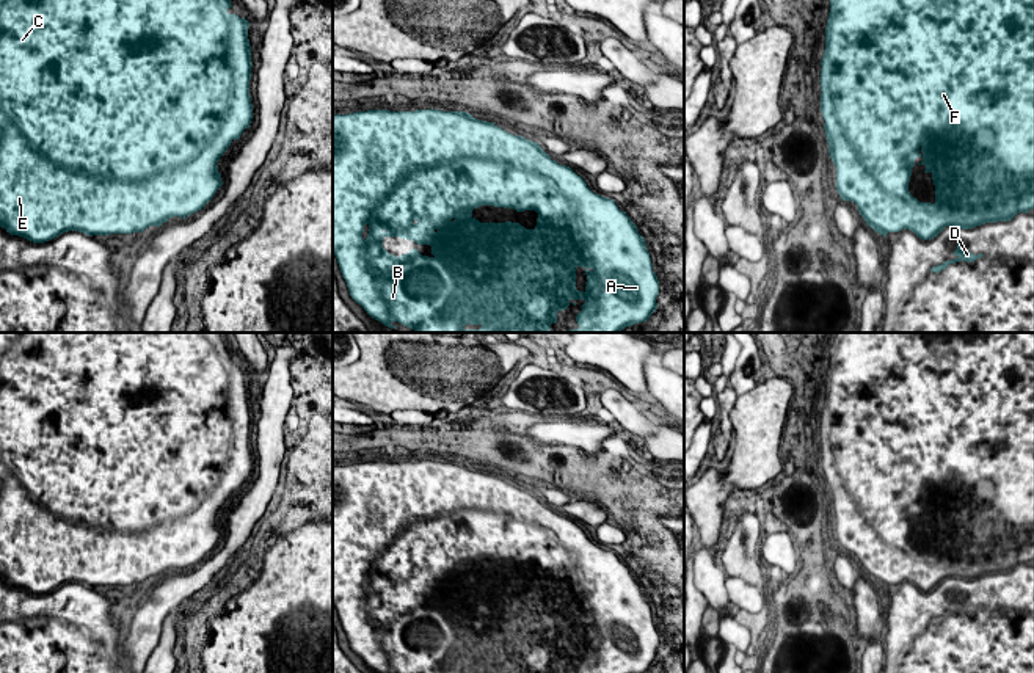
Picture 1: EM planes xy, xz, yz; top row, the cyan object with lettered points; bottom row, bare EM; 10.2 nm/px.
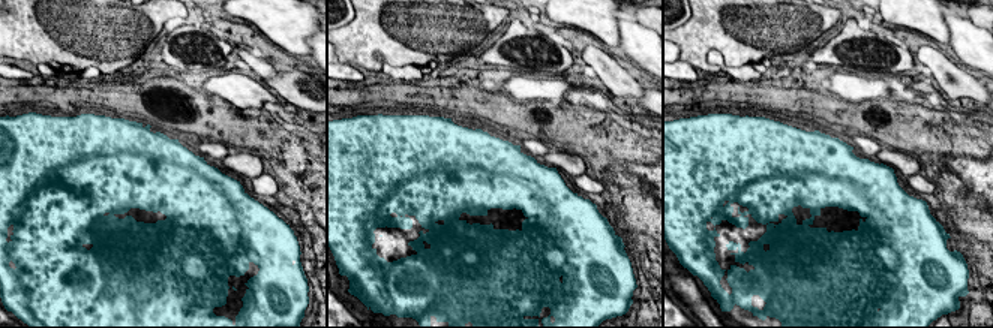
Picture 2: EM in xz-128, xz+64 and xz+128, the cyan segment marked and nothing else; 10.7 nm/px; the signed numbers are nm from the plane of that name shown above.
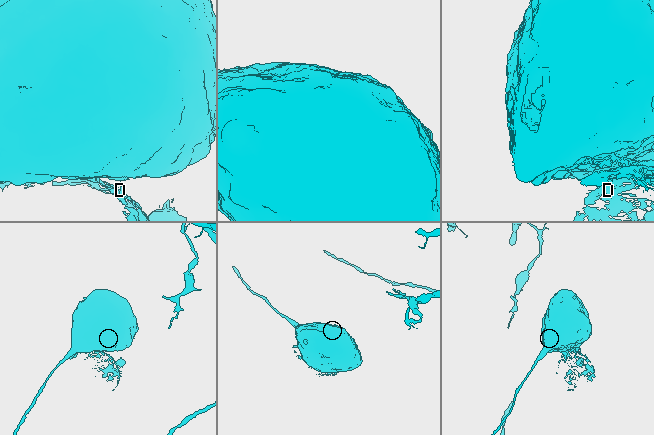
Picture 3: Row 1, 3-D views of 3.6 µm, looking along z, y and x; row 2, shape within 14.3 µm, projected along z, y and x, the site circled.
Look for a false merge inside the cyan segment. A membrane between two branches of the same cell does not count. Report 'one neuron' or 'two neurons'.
one neuron

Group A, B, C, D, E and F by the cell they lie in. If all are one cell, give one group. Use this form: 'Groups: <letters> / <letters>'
Groups: A B C D E F

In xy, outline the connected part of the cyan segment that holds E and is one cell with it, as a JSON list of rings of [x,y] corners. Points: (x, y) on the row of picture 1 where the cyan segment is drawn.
[[[0,0],[0,227],[11,235],[24,237],[33,243],[44,243],[63,232],[78,231],[86,235],[110,235],[143,232],[149,226],[162,226],[173,216],[182,220],[201,210],[223,185],[218,160],[234,140],[238,140],[253,119],[249,96],[251,45],[248,39],[249,22],[229,14],[231,0]]]

